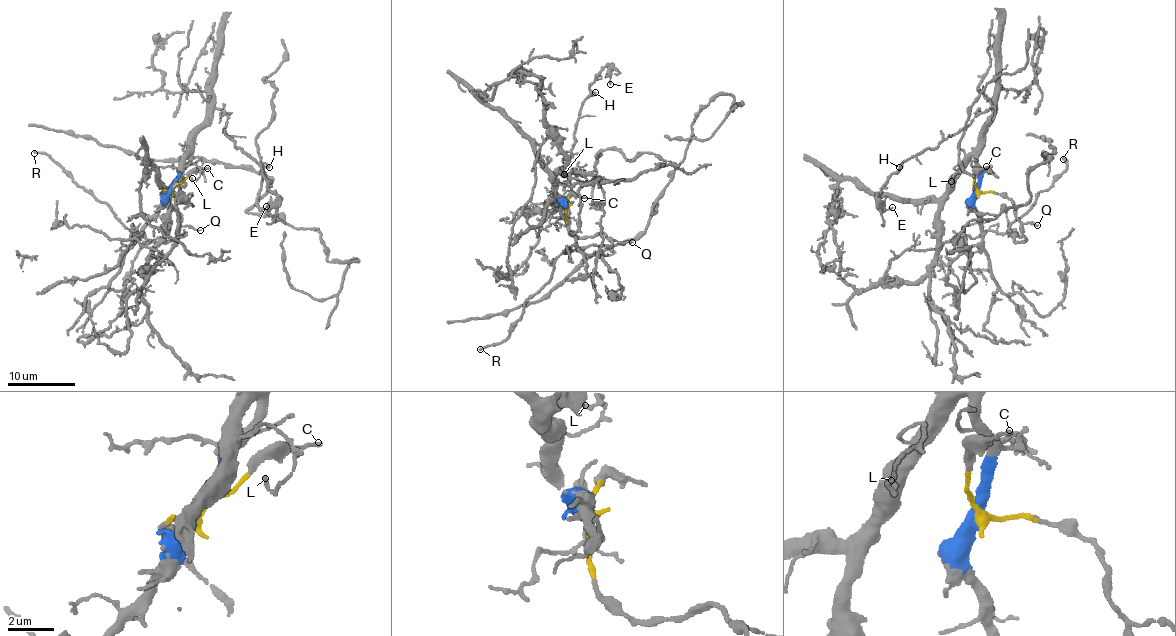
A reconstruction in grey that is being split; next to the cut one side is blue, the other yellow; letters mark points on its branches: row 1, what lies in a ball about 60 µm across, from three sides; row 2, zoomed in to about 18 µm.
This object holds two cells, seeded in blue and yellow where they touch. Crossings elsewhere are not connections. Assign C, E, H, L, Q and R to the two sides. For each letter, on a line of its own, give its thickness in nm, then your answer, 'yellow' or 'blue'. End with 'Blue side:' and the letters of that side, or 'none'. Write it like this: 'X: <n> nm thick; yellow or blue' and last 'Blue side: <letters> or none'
C: 160 nm thick; yellow
E: 120 nm thick; blue
H: 150 nm thick; blue
L: 180 nm thick; blue
Q: 140 nm thick; yellow
R: 180 nm thick; yellow
Blue side: E, H, L

